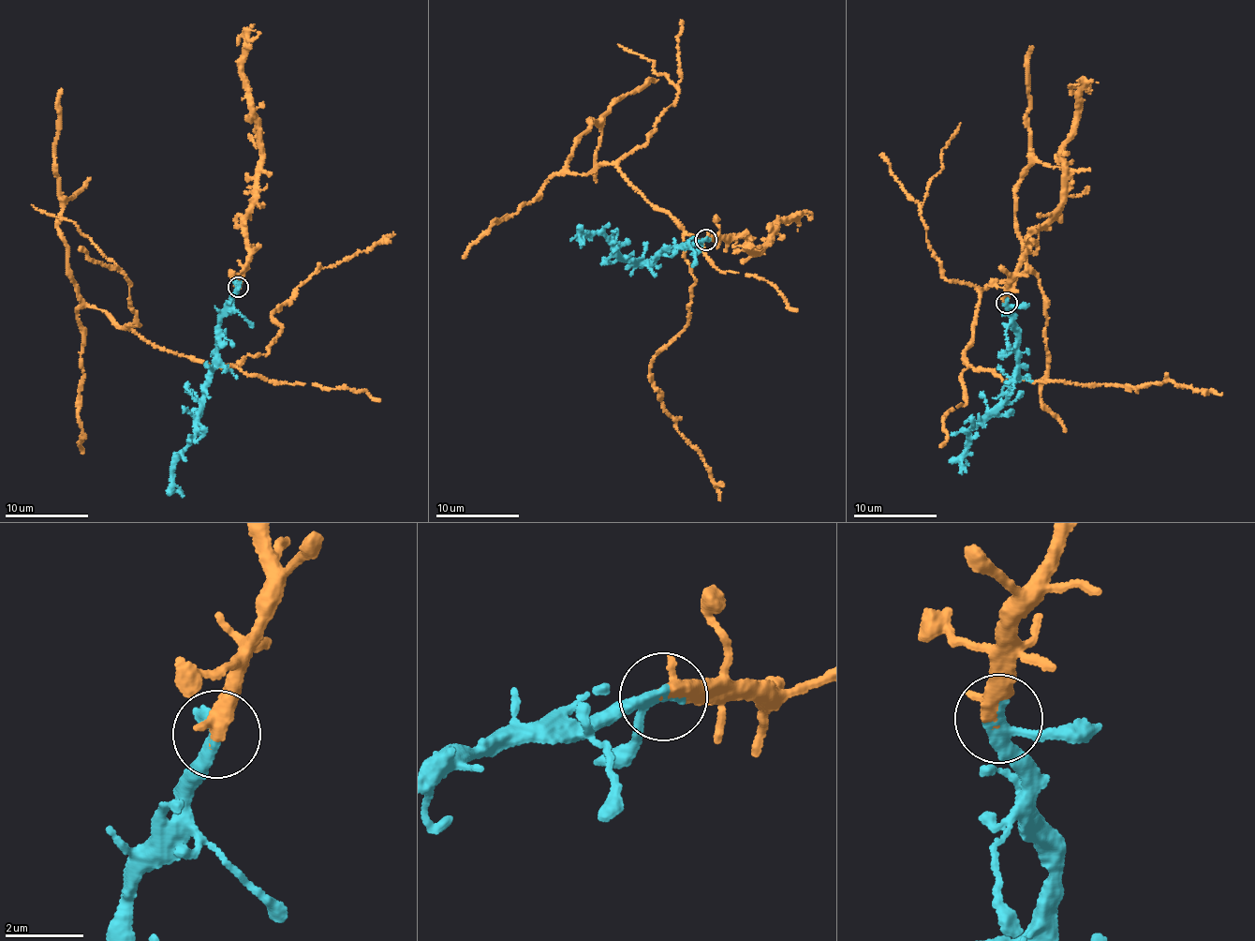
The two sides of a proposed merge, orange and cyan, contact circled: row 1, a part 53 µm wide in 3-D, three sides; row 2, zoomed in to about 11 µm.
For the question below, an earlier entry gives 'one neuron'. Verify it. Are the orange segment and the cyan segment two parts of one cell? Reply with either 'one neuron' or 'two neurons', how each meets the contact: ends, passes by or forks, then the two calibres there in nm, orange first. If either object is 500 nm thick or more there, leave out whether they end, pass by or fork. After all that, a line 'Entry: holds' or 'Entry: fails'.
one neuron; orange ends there; cyan passes by; 420 nm thick on the orange side, 300 nm on the other
Entry: holds

